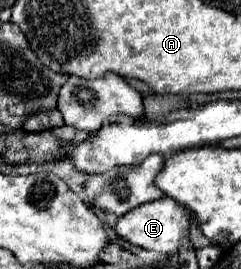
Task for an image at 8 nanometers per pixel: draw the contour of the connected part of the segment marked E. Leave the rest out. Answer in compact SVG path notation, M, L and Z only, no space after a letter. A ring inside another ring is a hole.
M170 197L156 199L152 203L144 203L136 207L136 211L128 211L128 215L118 217L114 231L120 239L138 245L148 251L158 251L158 253L168 253L180 245L180 239L188 233L188 211L176 203Z

